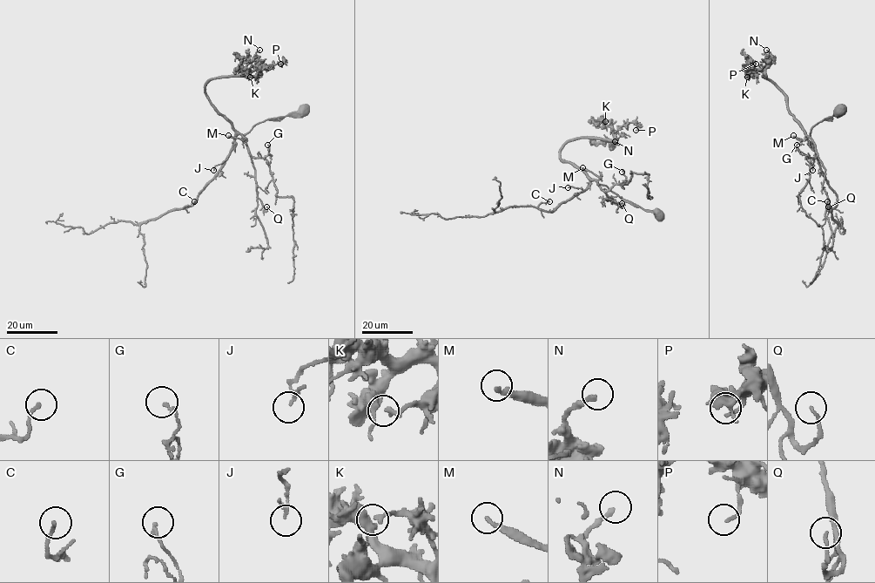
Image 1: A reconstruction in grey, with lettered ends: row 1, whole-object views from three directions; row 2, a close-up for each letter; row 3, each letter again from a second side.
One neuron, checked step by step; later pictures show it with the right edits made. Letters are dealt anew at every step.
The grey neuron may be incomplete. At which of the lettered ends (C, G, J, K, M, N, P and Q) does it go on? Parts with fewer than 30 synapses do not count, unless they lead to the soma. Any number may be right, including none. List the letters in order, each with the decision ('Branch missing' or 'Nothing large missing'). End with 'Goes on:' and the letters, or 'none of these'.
C: Nothing large missing
G: Nothing large missing
J: Nothing large missing
K: Nothing large missing
M: Branch missing
N: Nothing large missing
P: Nothing large missing
Q: Nothing large missing
Goes on: M

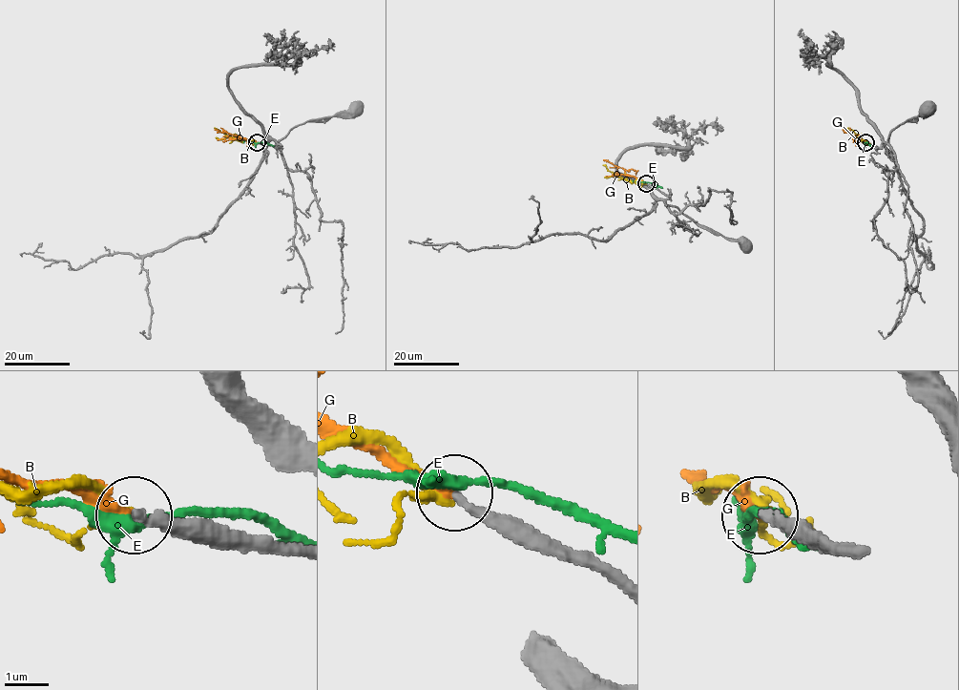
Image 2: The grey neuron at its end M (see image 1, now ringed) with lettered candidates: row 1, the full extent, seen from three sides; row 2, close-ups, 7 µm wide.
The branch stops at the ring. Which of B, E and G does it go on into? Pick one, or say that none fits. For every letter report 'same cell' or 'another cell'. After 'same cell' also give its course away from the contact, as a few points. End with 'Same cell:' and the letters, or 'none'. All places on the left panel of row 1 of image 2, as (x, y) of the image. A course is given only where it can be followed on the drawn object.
B: another cell
E: another cell
G: same cell; course (258, 142), (215, 130)
Same cell: G

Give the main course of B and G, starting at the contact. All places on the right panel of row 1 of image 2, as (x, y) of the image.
B: (866, 142), (847, 128)
G: (866, 142), (843, 130)

